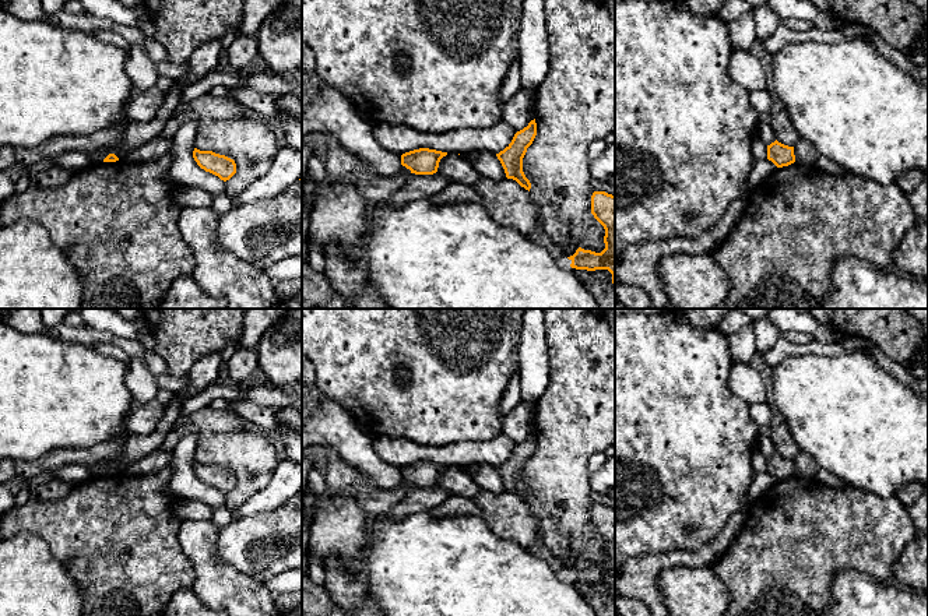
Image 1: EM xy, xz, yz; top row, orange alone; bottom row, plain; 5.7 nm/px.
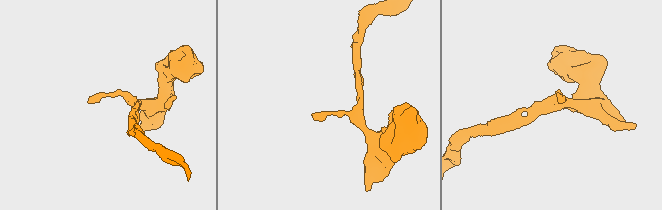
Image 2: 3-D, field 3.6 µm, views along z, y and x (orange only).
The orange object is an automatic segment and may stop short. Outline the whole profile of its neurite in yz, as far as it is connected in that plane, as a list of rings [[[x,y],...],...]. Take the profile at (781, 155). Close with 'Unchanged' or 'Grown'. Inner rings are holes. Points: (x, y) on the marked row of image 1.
[[[776,140],[767,145],[767,159],[777,168],[788,166],[795,162],[794,147],[784,145]]]. Unchanged

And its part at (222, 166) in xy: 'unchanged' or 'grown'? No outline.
unchanged

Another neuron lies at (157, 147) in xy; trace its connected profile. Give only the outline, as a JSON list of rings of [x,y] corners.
[[[159,135],[130,151],[127,155],[124,155],[123,161],[129,163],[150,162],[164,156],[171,149],[171,145],[172,138]]]

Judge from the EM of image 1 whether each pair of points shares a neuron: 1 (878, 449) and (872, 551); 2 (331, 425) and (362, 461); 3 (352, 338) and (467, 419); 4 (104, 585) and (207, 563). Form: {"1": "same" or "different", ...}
{"1": "different", "2": "same", "3": "same", "4": "different"}

